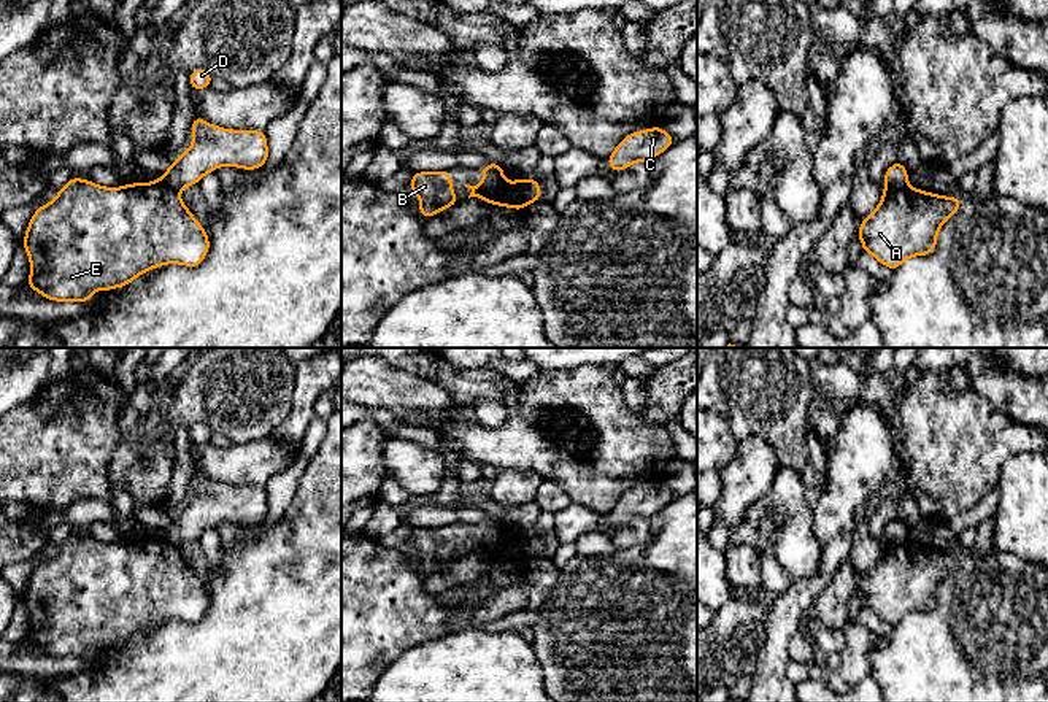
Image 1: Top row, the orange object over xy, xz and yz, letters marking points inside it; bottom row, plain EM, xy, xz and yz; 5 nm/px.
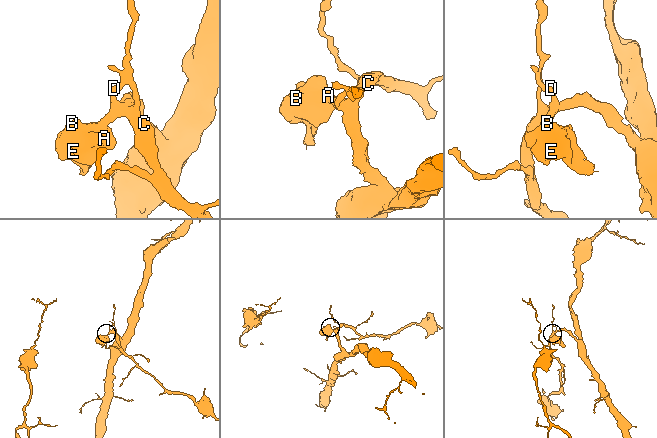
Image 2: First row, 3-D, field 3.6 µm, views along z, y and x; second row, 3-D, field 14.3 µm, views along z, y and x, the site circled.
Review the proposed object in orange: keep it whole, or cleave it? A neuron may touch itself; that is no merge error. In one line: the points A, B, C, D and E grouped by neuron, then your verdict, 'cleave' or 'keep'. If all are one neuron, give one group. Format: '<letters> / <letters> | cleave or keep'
A B E / C D | cleave

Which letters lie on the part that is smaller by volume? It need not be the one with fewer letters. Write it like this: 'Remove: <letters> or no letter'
Remove: A, B, E

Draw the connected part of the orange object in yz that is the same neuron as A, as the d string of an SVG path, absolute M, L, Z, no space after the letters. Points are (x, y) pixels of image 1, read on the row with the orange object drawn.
M910 186L884 189L878 206L856 232L862 253L892 272L908 257L934 254L938 229L957 213L962 197L943 197Z

